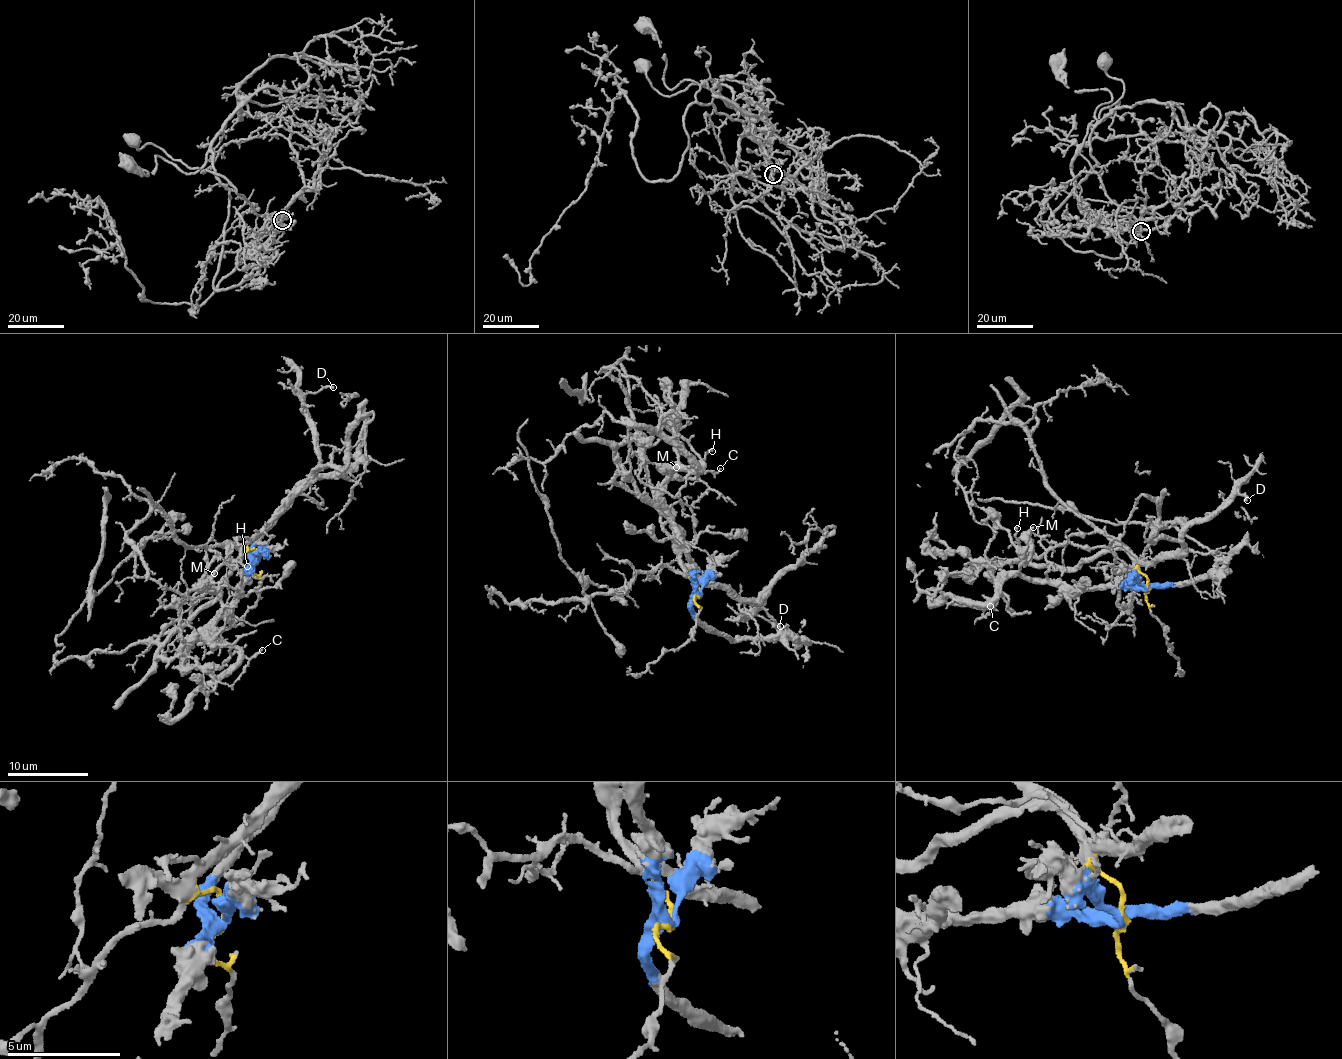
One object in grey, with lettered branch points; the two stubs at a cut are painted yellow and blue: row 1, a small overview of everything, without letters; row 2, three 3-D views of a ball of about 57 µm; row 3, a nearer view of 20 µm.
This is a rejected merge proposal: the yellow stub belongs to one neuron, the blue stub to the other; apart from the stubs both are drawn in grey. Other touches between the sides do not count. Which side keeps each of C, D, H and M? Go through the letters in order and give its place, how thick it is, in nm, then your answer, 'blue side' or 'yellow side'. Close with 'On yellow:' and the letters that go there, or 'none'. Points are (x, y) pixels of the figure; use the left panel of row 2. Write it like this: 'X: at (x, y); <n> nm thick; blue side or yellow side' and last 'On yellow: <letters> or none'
C: at (262, 650); 120 nm thick; blue side
D: at (333, 387); 190 nm thick; yellow side
H: at (247, 566); 130 nm thick; blue side
M: at (214, 573); 190 nm thick; blue side
On yellow: D

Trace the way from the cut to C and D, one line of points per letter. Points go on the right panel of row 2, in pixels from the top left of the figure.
C: (1147, 589), (1067, 588), (1017, 576), (1006, 578), (990, 606)
D: (1147, 588), (1147, 579), (1138, 567), (1180, 552), (1180, 534), (1194, 523), (1206, 522), (1237, 490), (1247, 501)

